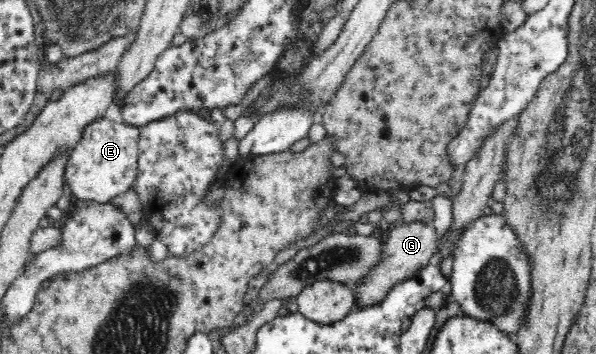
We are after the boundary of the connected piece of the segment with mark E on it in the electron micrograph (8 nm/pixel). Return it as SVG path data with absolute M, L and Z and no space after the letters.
M99 118L85 127L80 141L68 153L65 167L65 179L71 193L76 195L82 203L87 200L96 203L109 203L112 198L117 198L122 193L131 189L138 175L138 127L133 124L124 125L116 121L108 121L107 118Z

